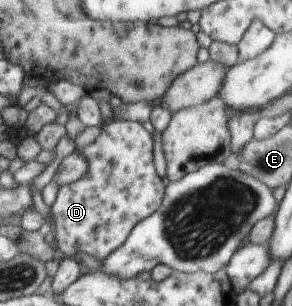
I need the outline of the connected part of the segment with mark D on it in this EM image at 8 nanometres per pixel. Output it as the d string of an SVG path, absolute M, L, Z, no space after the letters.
M123 119L101 125L101 128L102 131L93 144L75 150L88 160L87 174L74 183L61 186L50 206L48 220L52 222L55 231L53 250L61 257L79 258L81 254L86 254L102 261L126 241L138 222L151 216L162 204L166 186L153 165L151 133L140 122Z

